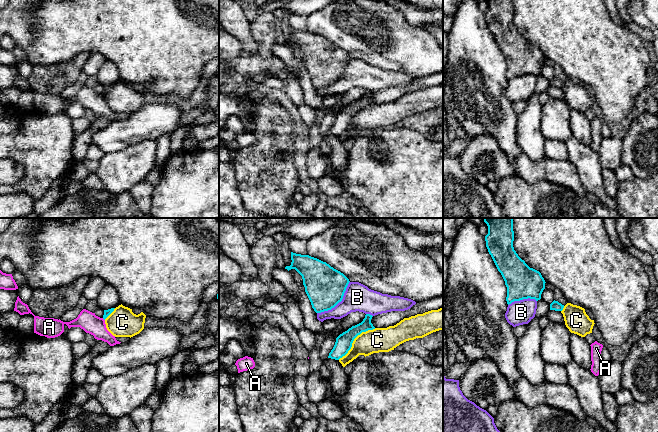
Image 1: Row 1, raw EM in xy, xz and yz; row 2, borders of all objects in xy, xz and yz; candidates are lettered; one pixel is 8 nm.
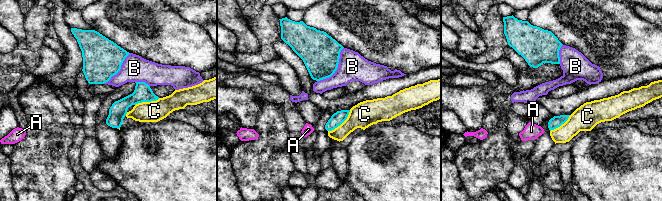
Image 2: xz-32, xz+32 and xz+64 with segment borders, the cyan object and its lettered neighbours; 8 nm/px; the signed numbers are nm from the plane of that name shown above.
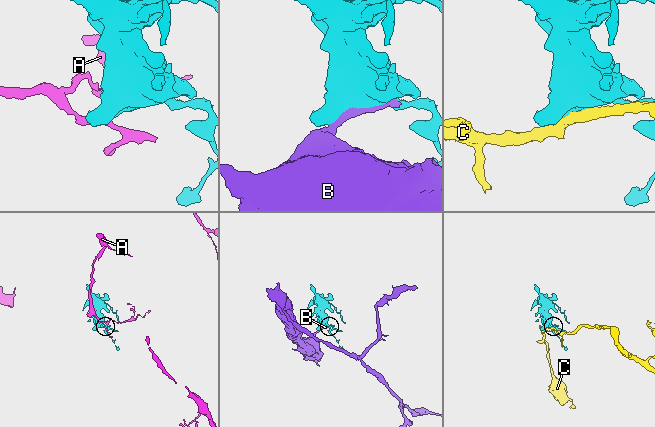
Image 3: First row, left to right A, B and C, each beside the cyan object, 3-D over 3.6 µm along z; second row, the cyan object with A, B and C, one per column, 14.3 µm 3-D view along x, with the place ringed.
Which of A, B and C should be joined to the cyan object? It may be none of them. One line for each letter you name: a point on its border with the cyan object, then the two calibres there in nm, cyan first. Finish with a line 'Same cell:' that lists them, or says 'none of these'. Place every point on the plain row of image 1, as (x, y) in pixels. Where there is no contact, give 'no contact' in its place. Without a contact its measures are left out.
Same cell: none of these

